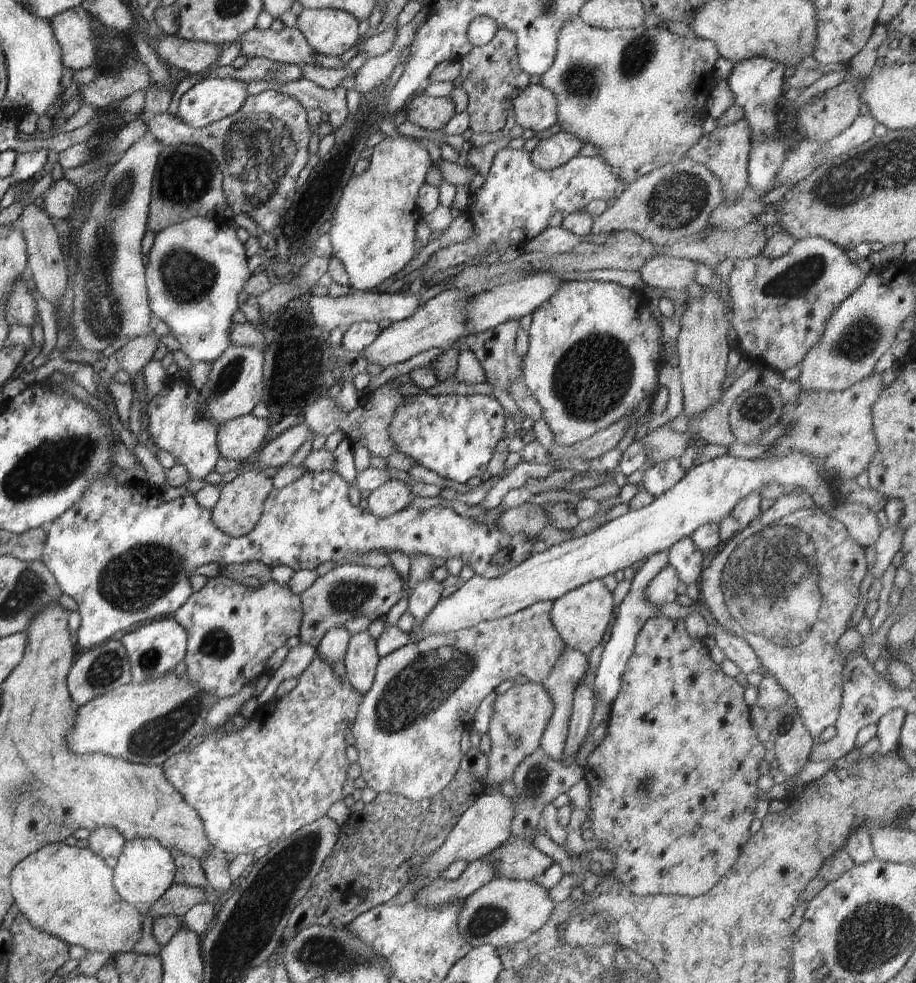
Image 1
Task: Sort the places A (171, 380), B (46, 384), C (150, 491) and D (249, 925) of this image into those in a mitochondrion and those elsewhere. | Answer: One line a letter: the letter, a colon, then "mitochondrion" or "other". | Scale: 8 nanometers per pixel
A: other
B: other
C: other
D: mitochondrion

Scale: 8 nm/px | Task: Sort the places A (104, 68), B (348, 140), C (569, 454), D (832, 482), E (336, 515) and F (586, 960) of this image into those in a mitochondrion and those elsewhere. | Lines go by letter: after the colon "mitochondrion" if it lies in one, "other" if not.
A: other
B: other
C: other
D: other
E: other
F: mitochondrion

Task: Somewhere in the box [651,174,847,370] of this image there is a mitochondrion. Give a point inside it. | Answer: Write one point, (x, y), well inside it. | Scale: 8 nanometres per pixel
(798, 278)

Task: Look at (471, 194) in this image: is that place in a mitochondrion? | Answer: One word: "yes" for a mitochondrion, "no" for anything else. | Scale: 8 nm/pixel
no

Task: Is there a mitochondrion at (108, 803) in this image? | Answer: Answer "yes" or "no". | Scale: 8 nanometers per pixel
no

